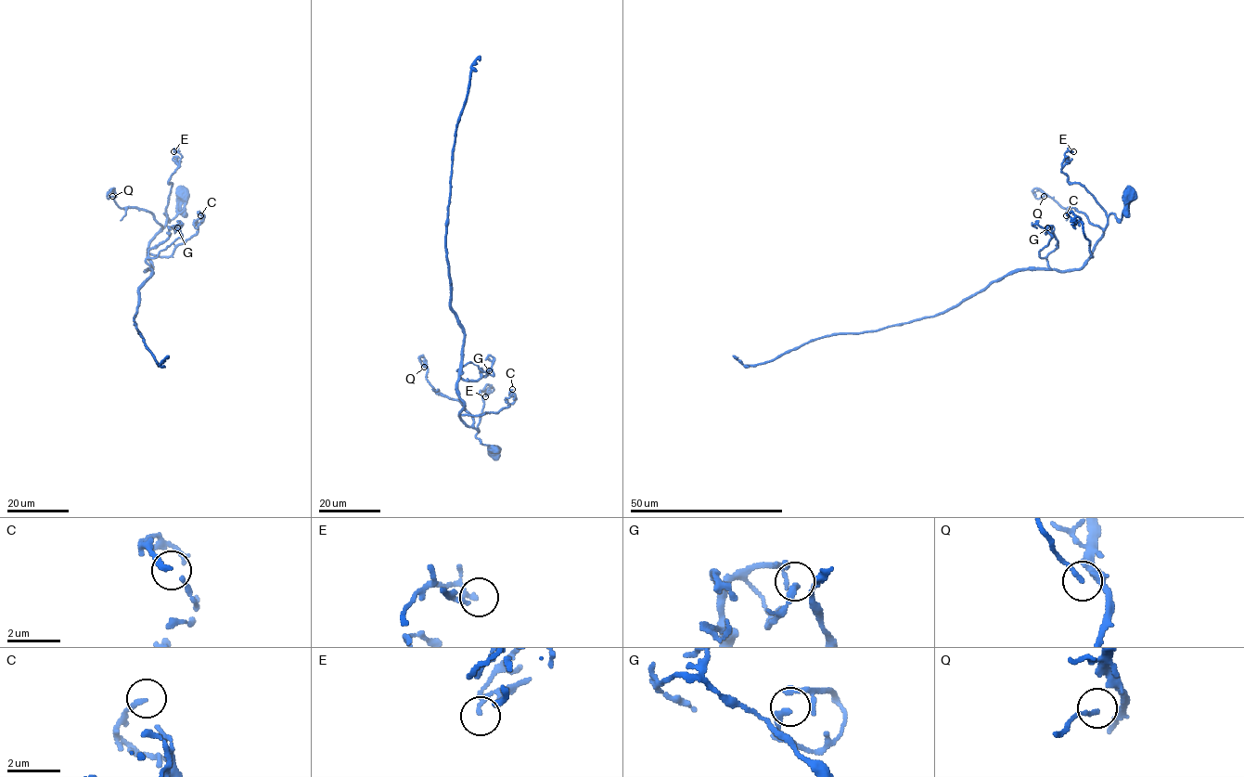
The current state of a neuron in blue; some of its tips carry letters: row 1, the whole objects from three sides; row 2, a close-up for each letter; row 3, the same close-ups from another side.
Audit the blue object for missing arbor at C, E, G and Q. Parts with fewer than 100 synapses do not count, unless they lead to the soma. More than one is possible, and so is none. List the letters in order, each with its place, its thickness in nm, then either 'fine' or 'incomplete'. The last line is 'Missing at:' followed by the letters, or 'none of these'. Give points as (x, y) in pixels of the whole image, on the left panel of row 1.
C: place (200, 215); calibre 200 nm; fine
E: place (173, 151); calibre 100 nm; fine
G: place (177, 227); calibre 180 nm; fine
Q: place (112, 196); calibre 100 nm; fine
Missing at: none of these

